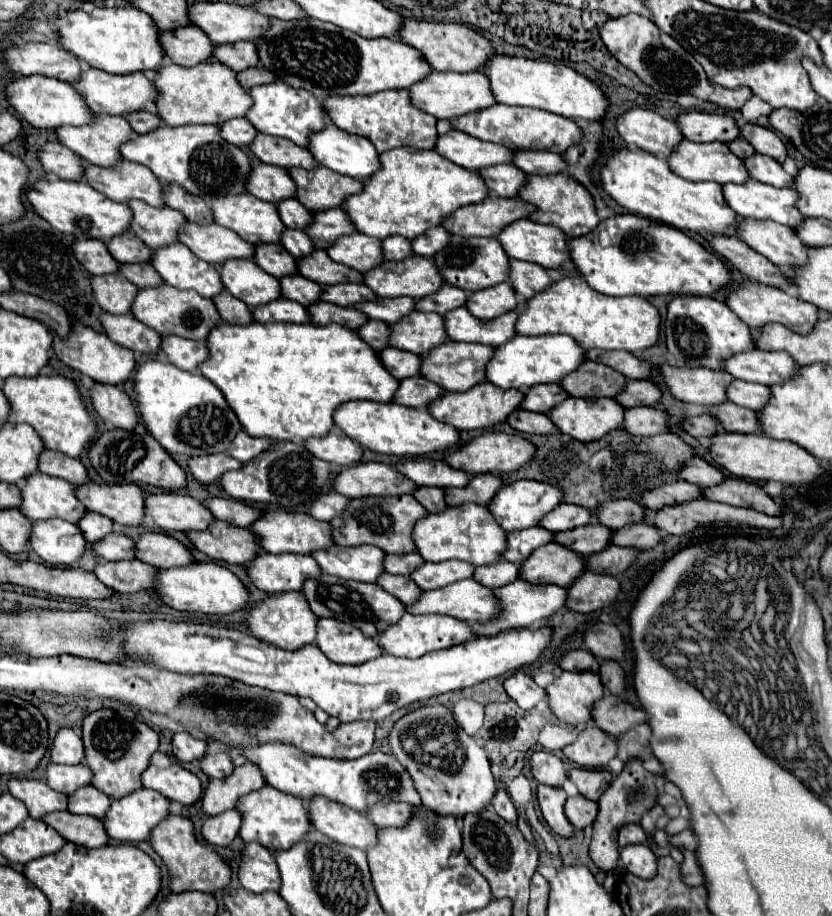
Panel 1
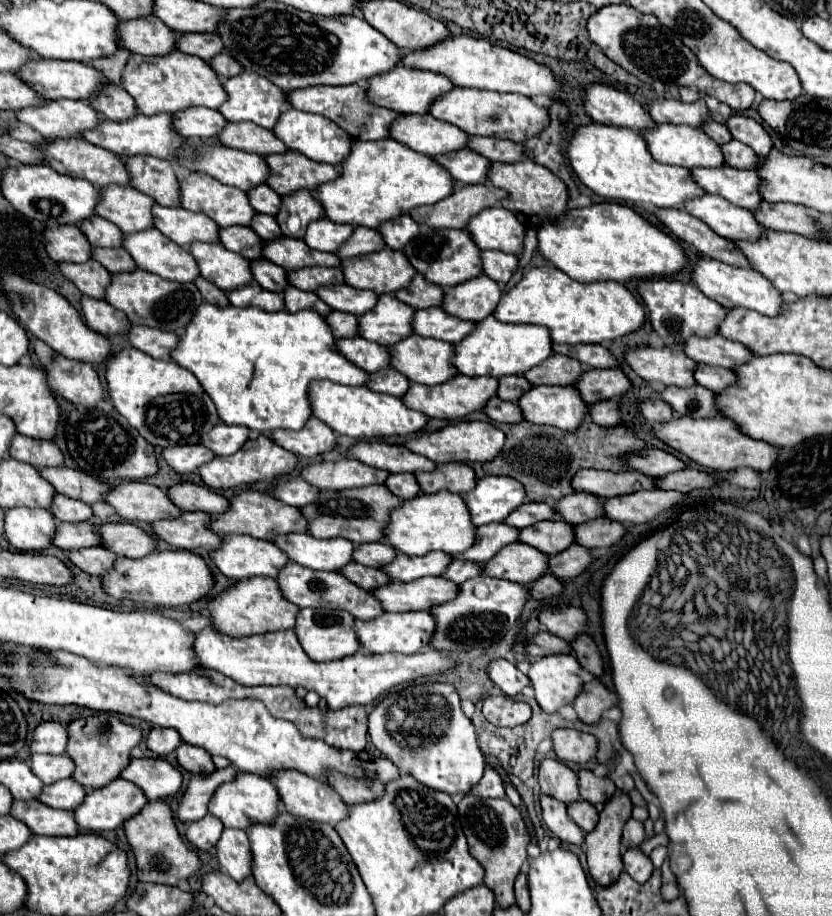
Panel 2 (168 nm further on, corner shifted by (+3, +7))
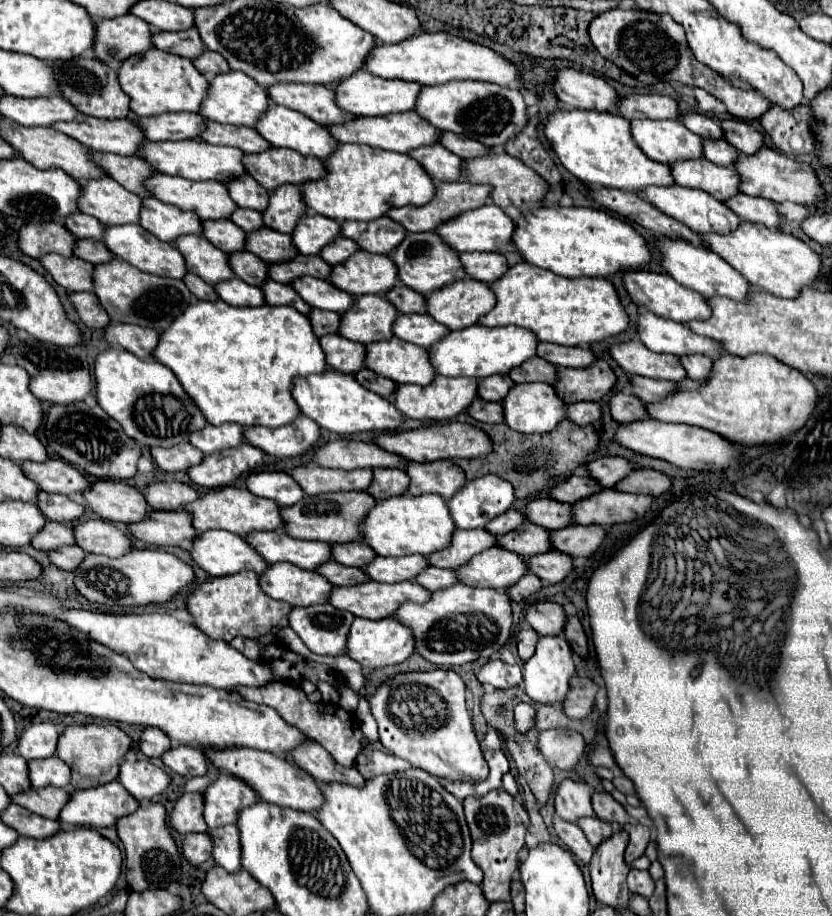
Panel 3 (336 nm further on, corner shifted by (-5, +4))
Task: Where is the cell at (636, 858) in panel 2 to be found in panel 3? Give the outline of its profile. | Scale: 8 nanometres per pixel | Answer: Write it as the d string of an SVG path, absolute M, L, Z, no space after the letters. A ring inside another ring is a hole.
M632 869L628 875L628 889L632 895L642 895L648 899L654 893L654 881L648 871Z

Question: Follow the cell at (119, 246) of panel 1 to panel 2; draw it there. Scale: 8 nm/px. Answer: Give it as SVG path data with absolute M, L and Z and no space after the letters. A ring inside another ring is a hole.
M92 216L90 220L82 222L82 232L96 248L120 248L124 240L122 230L100 216Z

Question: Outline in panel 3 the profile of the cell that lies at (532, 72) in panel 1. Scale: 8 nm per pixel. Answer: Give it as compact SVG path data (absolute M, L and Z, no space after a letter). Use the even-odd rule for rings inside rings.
M418 33L408 37L406 41L392 45L374 45L372 53L364 61L364 71L382 77L382 79L402 79L414 81L420 85L442 85L452 79L474 79L474 81L490 81L496 85L522 85L522 79L516 67L500 57L496 51L466 41L462 37L454 37L450 33Z

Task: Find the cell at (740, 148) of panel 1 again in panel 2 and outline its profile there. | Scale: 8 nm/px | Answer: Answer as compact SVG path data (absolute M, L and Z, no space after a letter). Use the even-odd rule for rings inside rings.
M708 120L708 122L702 126L702 130L704 130L714 142L718 142L720 146L722 146L724 142L730 142L730 140L732 140L730 130L728 130L724 124L718 124L718 122L714 122L714 120Z

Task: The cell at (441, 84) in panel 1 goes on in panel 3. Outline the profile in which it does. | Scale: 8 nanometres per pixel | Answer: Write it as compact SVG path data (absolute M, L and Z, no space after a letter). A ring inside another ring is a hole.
M364 69L356 71L352 77L348 77L348 81L340 81L340 85L332 85L332 91L336 93L336 103L340 105L340 109L346 109L348 113L358 115L358 117L412 111L416 105L416 97L418 97L420 89L422 89L422 85L418 85L418 83L380 79Z

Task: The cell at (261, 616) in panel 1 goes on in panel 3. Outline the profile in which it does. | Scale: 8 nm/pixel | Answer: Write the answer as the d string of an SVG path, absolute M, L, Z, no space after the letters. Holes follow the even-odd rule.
M240 571L224 577L210 577L204 585L194 587L186 599L186 609L192 615L192 623L202 629L212 639L232 641L234 637L258 639L260 635L276 635L282 627L288 627L290 605L286 601L276 601L258 585L258 575L252 571Z

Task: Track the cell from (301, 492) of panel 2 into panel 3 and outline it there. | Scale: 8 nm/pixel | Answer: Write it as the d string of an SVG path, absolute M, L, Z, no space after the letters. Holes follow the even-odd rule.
M256 471L246 479L246 489L258 497L276 501L278 505L294 505L304 497L304 491L292 477L280 471Z

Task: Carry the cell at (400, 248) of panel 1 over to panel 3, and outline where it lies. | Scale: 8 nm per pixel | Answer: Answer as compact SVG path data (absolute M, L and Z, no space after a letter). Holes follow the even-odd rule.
M336 237L336 243L332 245L326 245L322 251L320 251L320 257L328 263L328 265L336 265L340 261L346 261L352 253L356 253L358 247L354 241L346 239L346 237Z

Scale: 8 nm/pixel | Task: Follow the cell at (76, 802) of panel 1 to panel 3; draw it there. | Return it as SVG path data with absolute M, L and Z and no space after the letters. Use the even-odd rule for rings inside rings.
M44 787L44 789L28 789L10 799L12 799L12 803L18 803L20 807L28 809L34 815L40 815L46 819L58 819L62 805L66 805L66 801L70 797L68 797L66 789Z

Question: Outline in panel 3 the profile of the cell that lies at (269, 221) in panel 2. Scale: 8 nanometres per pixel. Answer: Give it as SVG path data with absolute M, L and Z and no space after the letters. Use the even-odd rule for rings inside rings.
M238 207L236 213L232 213L230 221L236 223L236 225L238 225L240 229L244 229L246 233L250 233L250 231L262 227L262 213L252 211L252 209L242 209L242 207Z

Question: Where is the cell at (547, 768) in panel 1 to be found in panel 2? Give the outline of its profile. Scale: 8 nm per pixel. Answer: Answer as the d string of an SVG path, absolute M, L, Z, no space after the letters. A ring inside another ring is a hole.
M544 758L538 766L538 782L544 794L568 804L580 798L576 774L556 758Z

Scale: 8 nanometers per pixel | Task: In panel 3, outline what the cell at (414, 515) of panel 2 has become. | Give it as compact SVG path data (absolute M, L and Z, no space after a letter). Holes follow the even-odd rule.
M404 493L384 501L376 501L376 505L366 513L362 523L358 525L358 529L360 541L366 543L374 553L384 557L400 557L412 553L430 555L448 547L456 527L448 513L446 501L440 495L410 497L408 493Z

